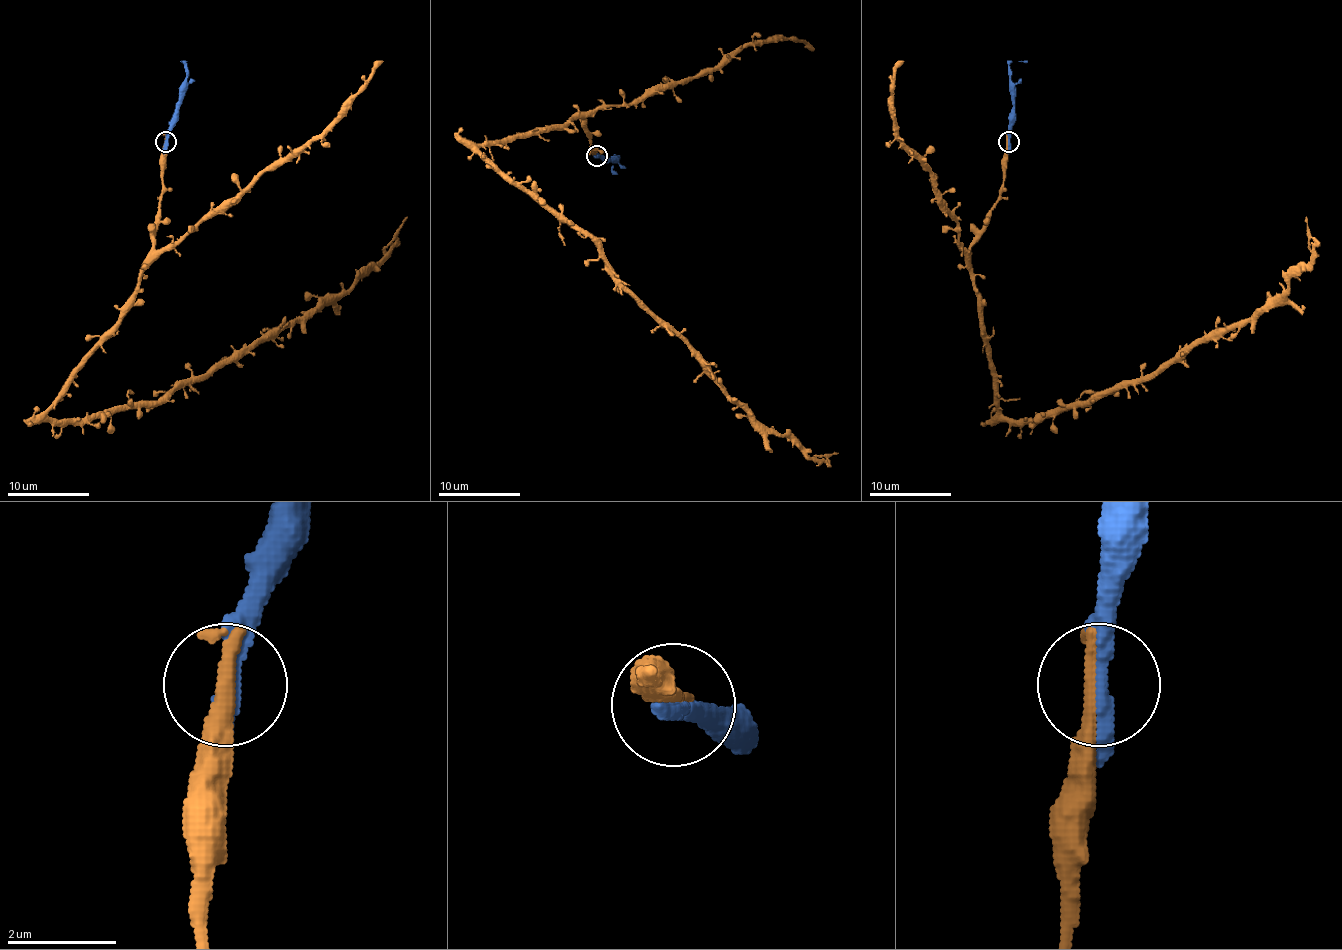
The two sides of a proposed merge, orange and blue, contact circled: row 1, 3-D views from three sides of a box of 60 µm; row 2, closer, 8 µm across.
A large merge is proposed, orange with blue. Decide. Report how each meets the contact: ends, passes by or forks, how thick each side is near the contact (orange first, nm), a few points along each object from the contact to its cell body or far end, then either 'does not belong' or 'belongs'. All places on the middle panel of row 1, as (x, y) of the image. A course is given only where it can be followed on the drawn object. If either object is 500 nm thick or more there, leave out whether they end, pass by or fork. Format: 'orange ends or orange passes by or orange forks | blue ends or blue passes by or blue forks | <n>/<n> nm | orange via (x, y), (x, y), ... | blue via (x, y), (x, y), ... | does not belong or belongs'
orange ends | blue passes by | 380/320 nm | orange via (597, 154), (581, 117), (478, 150), (585, 232), (607, 269), (758, 422), (815, 459), (838, 452) | blue via (597, 156), (611, 160), (618, 156), (614, 170), (618, 174) | belongs

